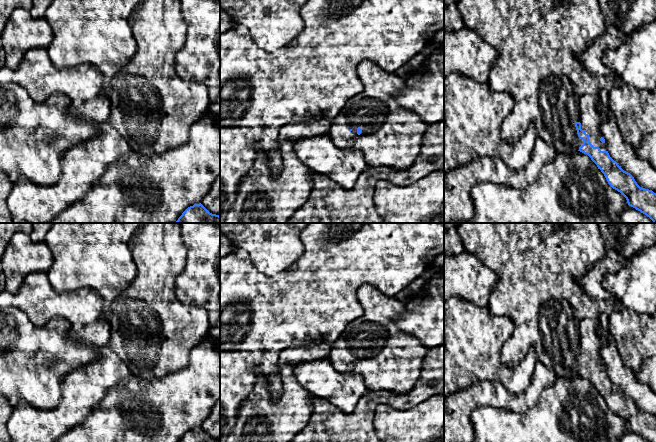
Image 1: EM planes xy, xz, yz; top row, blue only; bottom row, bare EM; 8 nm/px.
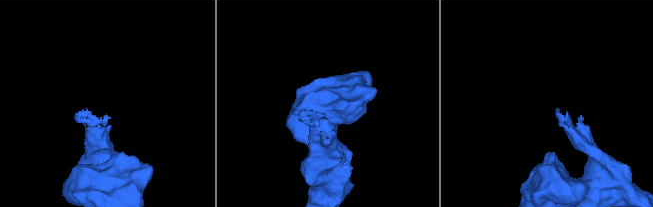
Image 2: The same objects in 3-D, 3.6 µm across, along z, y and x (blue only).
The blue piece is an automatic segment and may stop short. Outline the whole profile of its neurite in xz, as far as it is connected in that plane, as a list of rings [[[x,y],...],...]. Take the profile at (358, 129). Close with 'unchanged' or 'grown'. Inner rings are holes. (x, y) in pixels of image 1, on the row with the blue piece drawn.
[[[371,60],[362,61],[356,68],[356,74],[363,84],[363,90],[348,100],[339,114],[332,119],[329,137],[339,148],[360,150],[369,166],[407,169],[421,151],[428,125],[414,112],[398,105],[397,97],[405,88],[406,81],[395,72],[384,71]]] | grown

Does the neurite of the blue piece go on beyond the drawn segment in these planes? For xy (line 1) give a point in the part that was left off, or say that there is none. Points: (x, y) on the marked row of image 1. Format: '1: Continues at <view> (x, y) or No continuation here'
1: No continuation here

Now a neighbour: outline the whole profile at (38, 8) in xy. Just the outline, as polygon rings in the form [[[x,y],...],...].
[[[32,0],[32,5],[29,10],[33,18],[44,18],[46,10],[53,0]]]

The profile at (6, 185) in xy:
[[[0,172],[0,223],[14,223],[7,206],[7,199],[13,183],[8,176]]]

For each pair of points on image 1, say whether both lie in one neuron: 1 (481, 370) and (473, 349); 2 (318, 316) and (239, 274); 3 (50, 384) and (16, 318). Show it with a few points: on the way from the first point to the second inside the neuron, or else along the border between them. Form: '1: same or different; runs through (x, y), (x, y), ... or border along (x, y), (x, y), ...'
1: same; runs through (481, 365), (481, 361), (474, 354)
2: same; runs through (298, 308), (273, 308), (259, 294)
3: same; runs through (34, 368), (18, 352), (18, 334)

